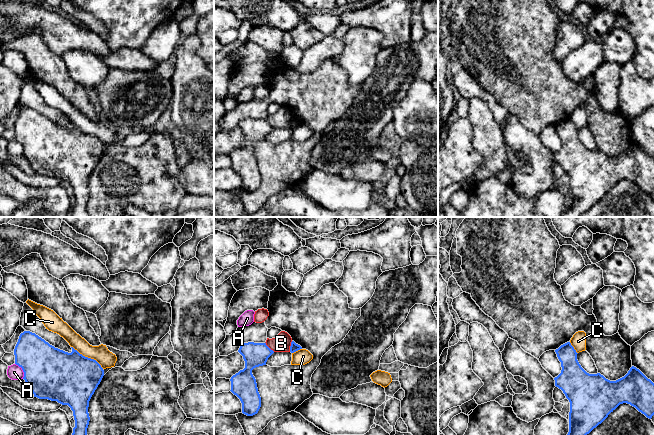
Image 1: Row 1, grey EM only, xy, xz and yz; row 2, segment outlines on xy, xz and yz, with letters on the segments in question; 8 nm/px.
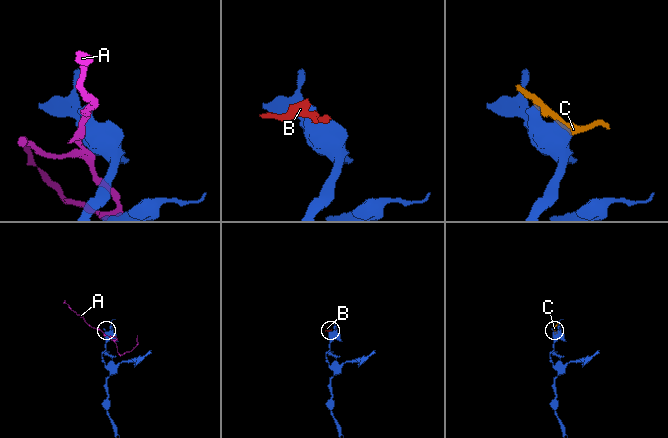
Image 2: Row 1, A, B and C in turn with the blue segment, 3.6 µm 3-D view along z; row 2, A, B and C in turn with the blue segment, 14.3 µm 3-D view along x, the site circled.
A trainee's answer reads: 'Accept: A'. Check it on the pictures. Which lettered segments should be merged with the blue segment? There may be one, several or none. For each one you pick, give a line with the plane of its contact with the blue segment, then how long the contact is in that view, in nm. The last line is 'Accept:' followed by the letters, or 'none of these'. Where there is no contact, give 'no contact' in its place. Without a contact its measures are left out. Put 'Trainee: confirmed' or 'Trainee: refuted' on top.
Trainee: refuted
Accept: none of these

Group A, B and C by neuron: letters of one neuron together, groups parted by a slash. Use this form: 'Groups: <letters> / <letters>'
Groups: A / B / C

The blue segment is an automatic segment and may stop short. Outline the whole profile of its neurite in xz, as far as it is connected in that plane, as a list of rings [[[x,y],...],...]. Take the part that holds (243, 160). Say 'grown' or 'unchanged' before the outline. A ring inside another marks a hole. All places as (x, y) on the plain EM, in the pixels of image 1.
unchanged | [[[248,118],[243,119],[238,128],[243,132],[245,144],[231,153],[230,167],[240,175],[242,189],[253,192],[258,189],[261,183],[261,173],[252,146],[266,141],[274,127],[266,119]]]

